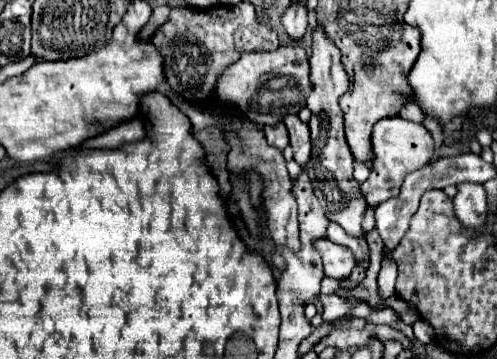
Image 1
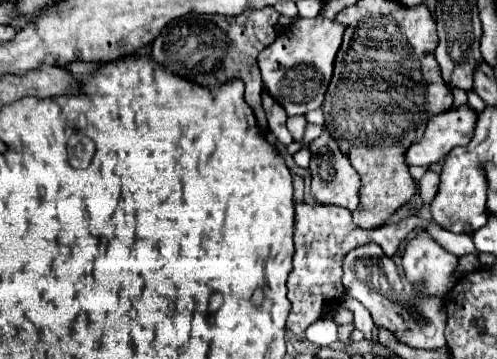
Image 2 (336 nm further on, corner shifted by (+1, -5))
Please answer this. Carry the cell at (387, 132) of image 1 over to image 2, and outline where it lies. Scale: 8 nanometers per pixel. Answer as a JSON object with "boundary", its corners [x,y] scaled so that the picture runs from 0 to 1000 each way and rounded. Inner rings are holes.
{"boundary":[[[924,292],[867,326],[855,359],[855,387],[835,398],[819,421],[819,454],[823,460],[883,454],[911,409],[940,404],[948,393],[956,343],[960,315],[944,304],[944,292]]]}

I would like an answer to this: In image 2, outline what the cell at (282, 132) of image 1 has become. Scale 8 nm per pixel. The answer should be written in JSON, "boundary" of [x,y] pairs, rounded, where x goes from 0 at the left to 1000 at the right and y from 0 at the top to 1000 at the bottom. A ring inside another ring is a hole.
{"boundary":[[[529,248],[529,298],[533,298],[533,315],[537,315],[537,354],[553,376],[553,387],[565,393],[569,404],[590,398],[590,382],[586,382],[586,370],[581,370],[581,359],[573,348],[577,315],[549,270],[541,270],[537,248]]]}

